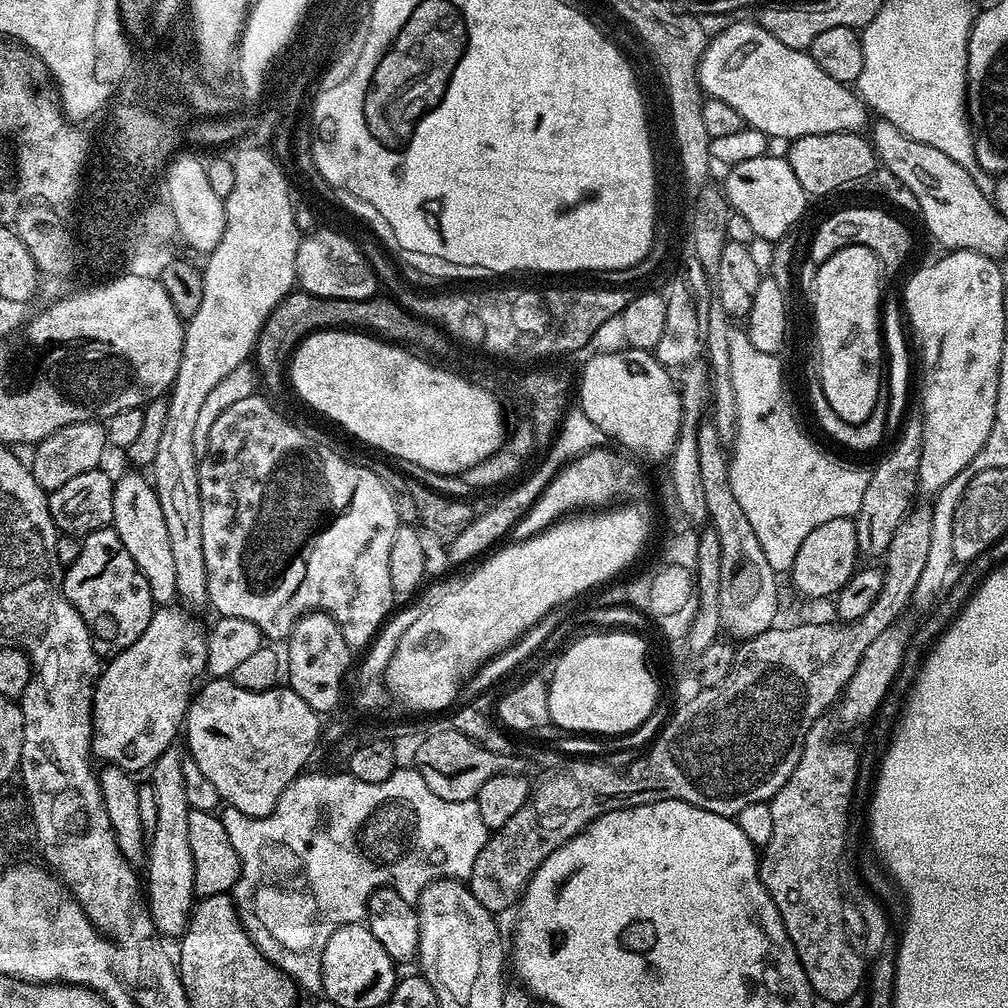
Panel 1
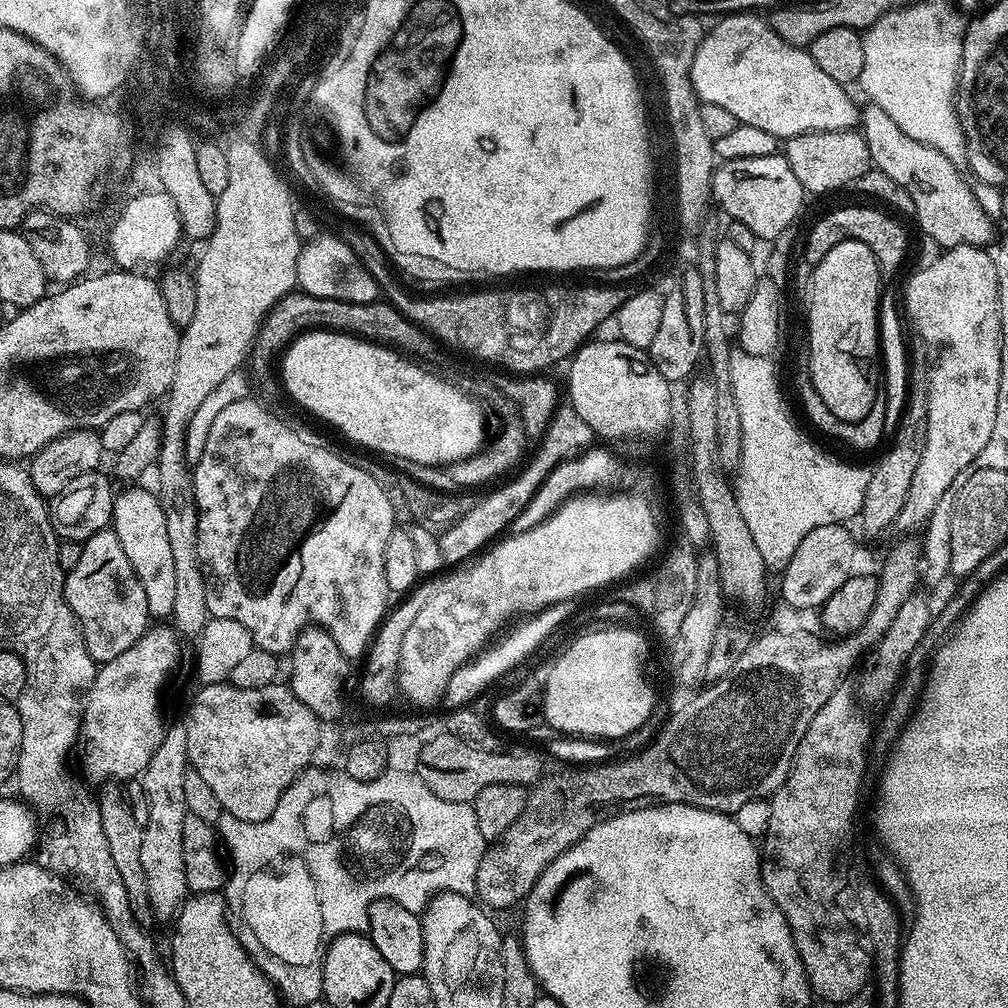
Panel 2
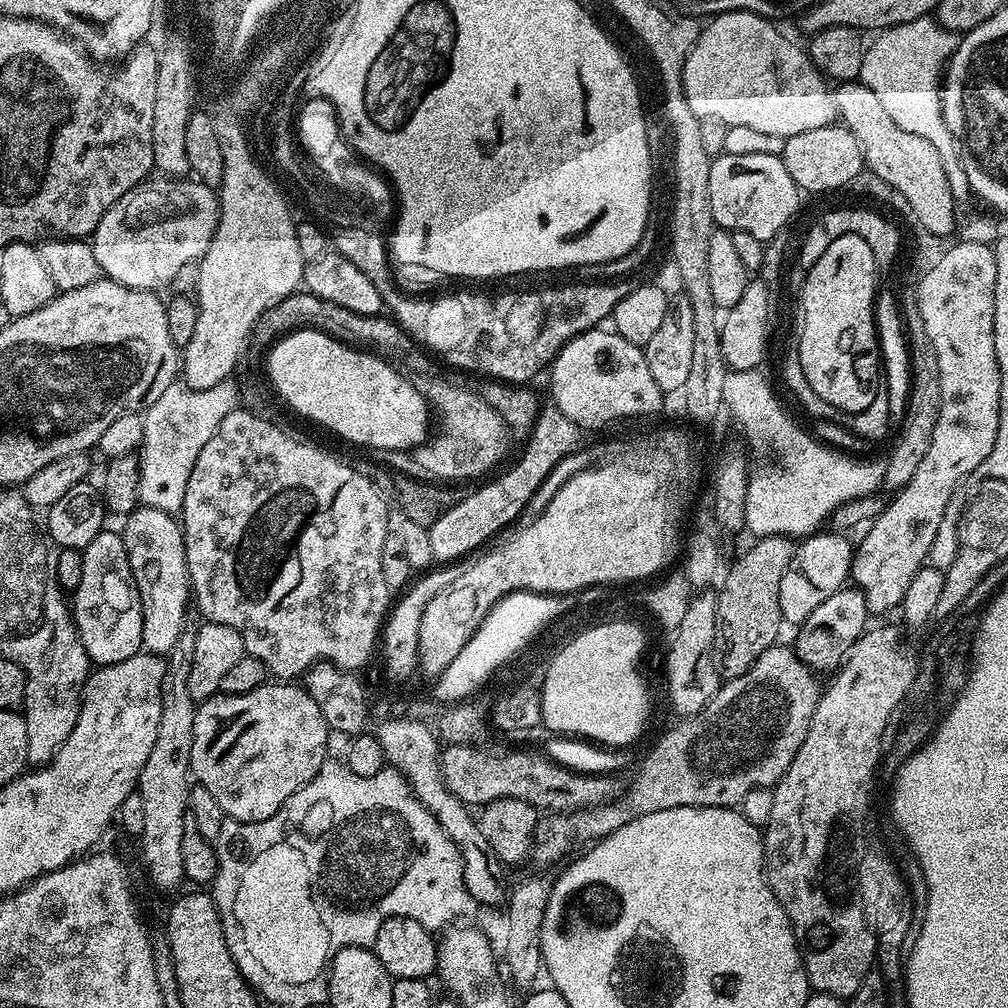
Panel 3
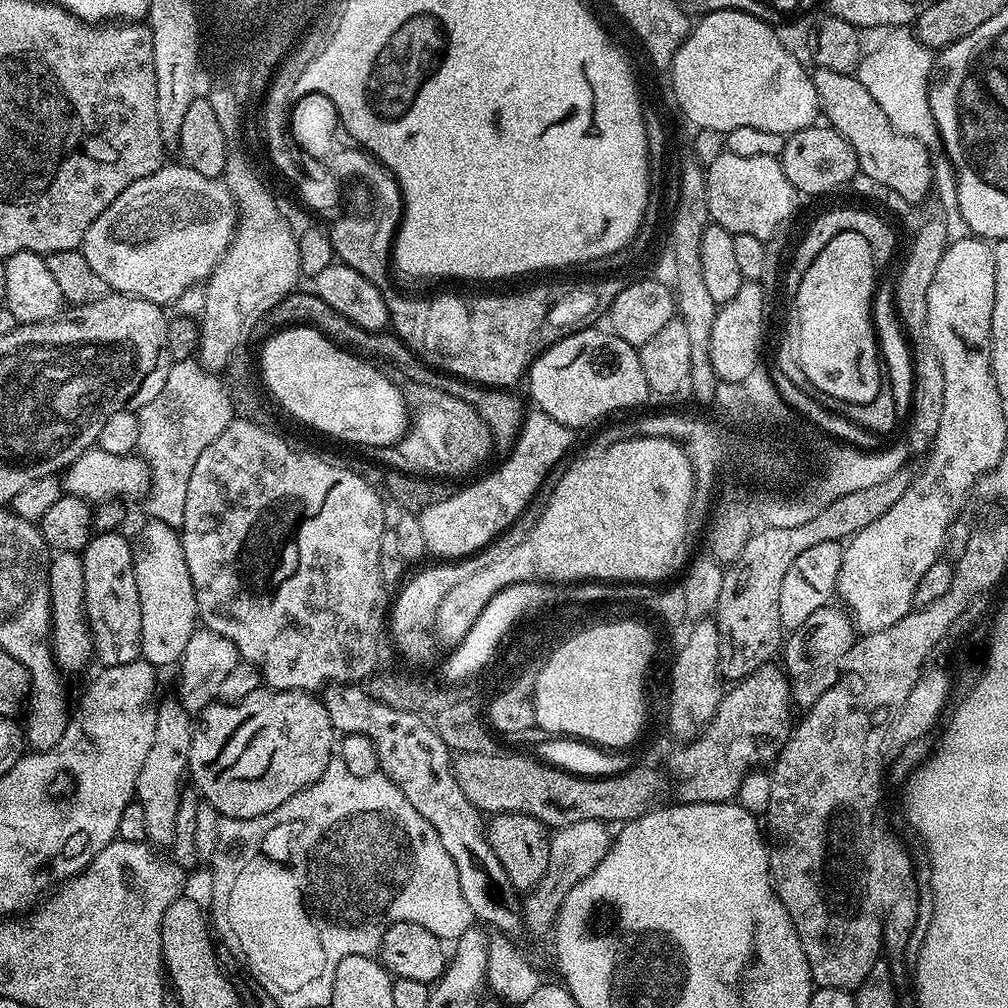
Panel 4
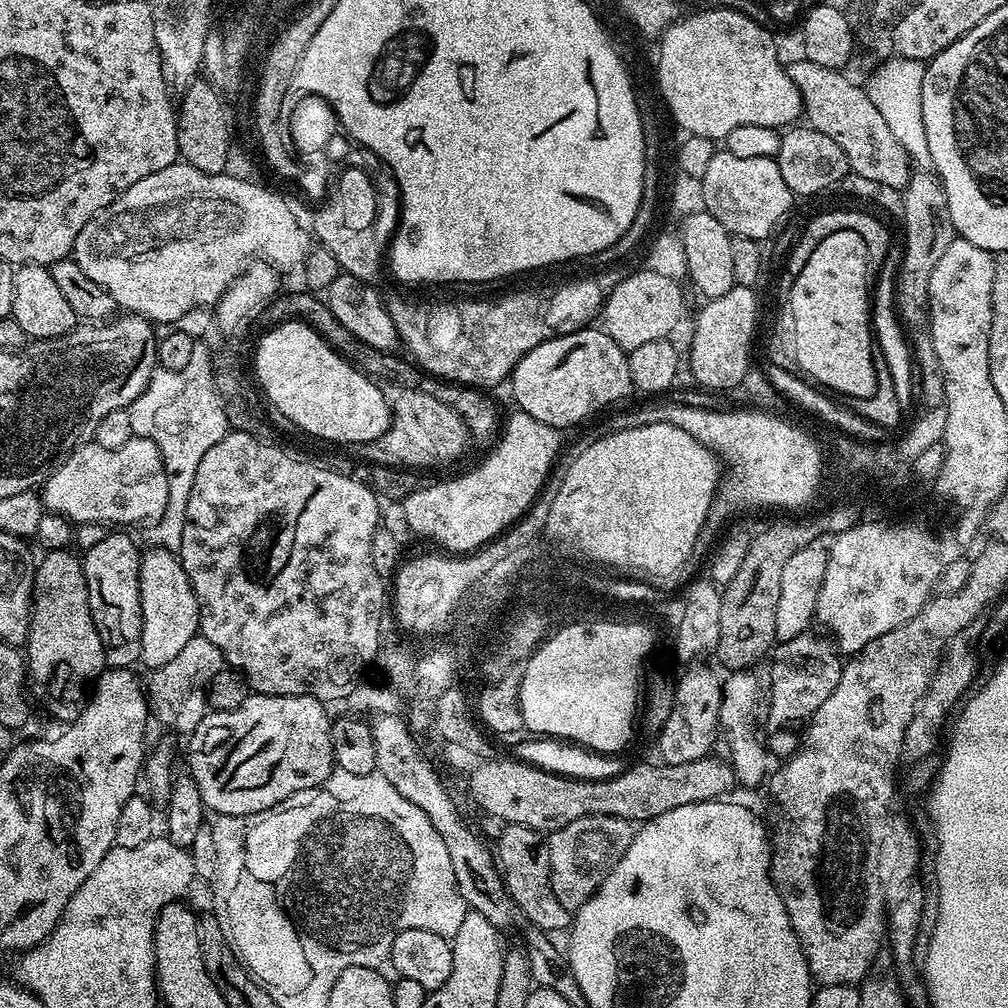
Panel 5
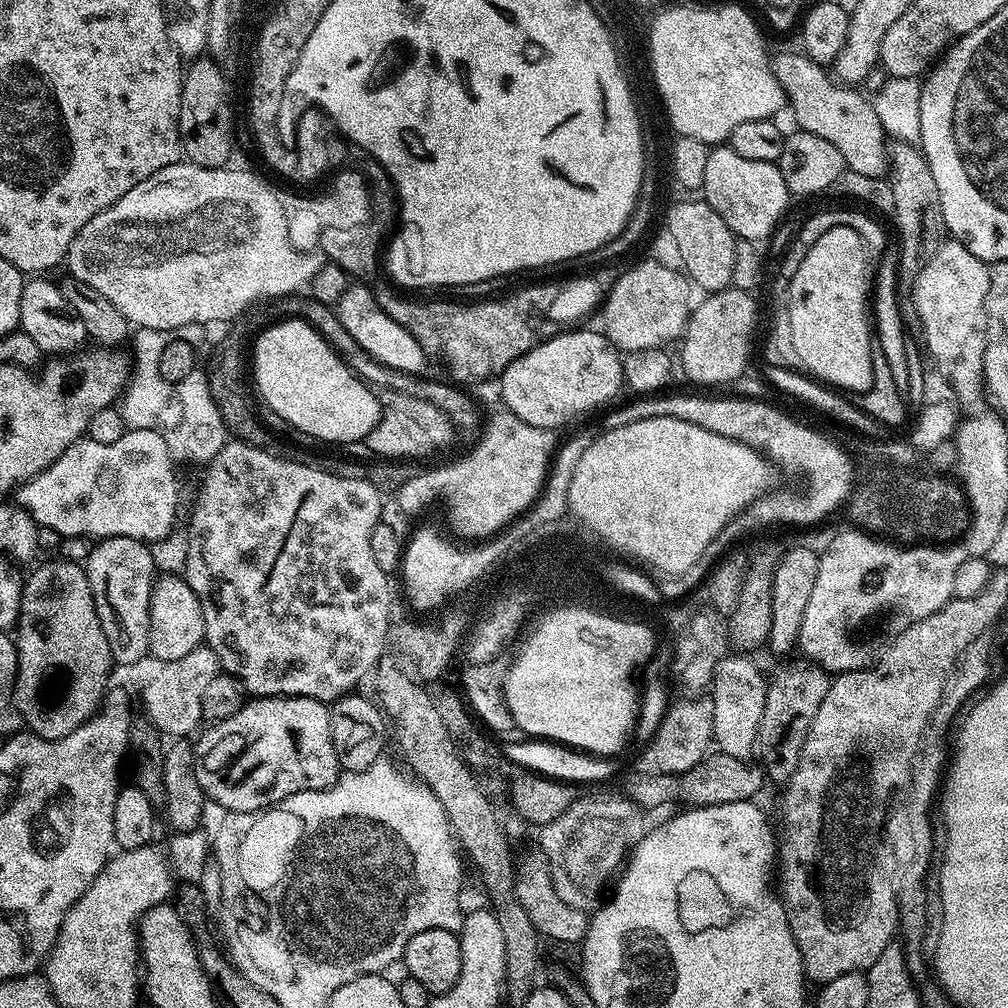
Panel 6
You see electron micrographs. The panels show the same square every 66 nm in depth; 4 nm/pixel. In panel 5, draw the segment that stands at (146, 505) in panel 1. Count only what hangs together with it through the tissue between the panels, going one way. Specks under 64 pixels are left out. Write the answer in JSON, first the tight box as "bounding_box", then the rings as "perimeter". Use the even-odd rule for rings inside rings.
{"bounding_box":[140,546,200,670],"perimeter":[[[152,546],[140,557],[140,597],[142,598],[142,650],[140,658],[148,670],[166,666],[186,642],[200,631],[200,607],[190,578],[179,555],[168,548]]]}

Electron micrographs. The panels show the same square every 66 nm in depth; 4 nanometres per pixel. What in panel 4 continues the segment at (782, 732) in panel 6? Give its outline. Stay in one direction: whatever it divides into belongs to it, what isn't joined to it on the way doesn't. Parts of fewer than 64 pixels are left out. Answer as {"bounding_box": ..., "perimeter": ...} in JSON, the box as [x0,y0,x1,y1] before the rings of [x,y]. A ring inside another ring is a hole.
{"bounding_box":[782,606,858,709],"perimeter":[[[840,606],[814,610],[814,614],[810,614],[802,626],[787,633],[782,644],[782,667],[792,690],[792,703],[797,709],[811,708],[818,698],[822,698],[822,694],[826,694],[826,690],[830,690],[830,686],[834,686],[834,682],[838,682],[846,654],[857,639],[858,633],[852,617]]]}

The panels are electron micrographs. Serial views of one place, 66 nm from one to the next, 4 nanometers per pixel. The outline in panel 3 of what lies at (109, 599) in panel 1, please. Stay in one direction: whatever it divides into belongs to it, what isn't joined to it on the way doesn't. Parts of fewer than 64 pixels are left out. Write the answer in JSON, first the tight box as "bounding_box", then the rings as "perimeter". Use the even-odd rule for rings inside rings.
{"bounding_box":[70,531,142,666],"perimeter":[[[119,531],[99,532],[82,550],[82,582],[70,596],[70,611],[89,661],[103,666],[126,662],[126,658],[141,655],[142,642],[142,602],[134,574],[128,565],[128,555],[123,535]]]}

